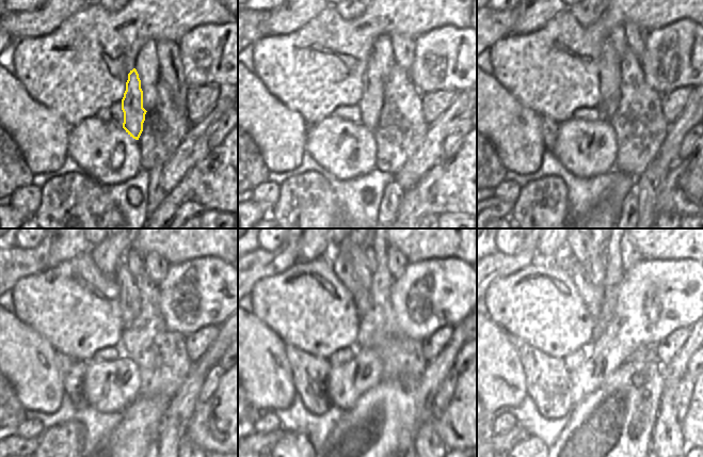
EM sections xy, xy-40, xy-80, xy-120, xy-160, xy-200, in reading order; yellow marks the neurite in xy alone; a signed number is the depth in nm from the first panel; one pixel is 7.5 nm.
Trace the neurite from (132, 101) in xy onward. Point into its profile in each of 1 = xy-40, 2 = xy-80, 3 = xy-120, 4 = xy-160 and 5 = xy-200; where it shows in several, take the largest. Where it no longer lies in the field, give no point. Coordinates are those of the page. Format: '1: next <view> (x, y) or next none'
1: next xy-40 (370, 104)
2: next xy-80 (609, 62)
3: next xy-120 (129, 299)
4: next xy-160 (355, 250)
5: next xy-200 (589, 251)

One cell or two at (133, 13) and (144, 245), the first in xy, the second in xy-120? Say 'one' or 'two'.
one

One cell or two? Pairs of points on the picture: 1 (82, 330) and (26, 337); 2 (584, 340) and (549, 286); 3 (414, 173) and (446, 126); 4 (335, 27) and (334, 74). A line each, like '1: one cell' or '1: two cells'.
1: two cells
2: one cell
3: one cell
4: one cell

